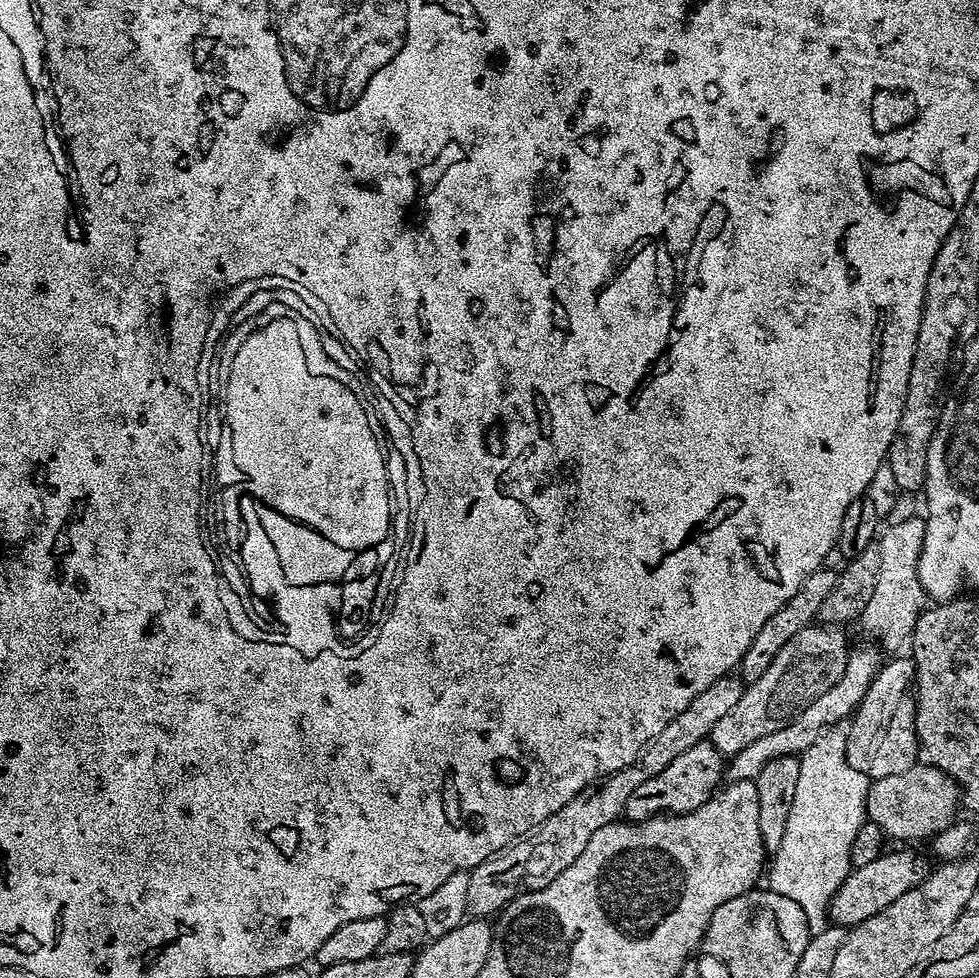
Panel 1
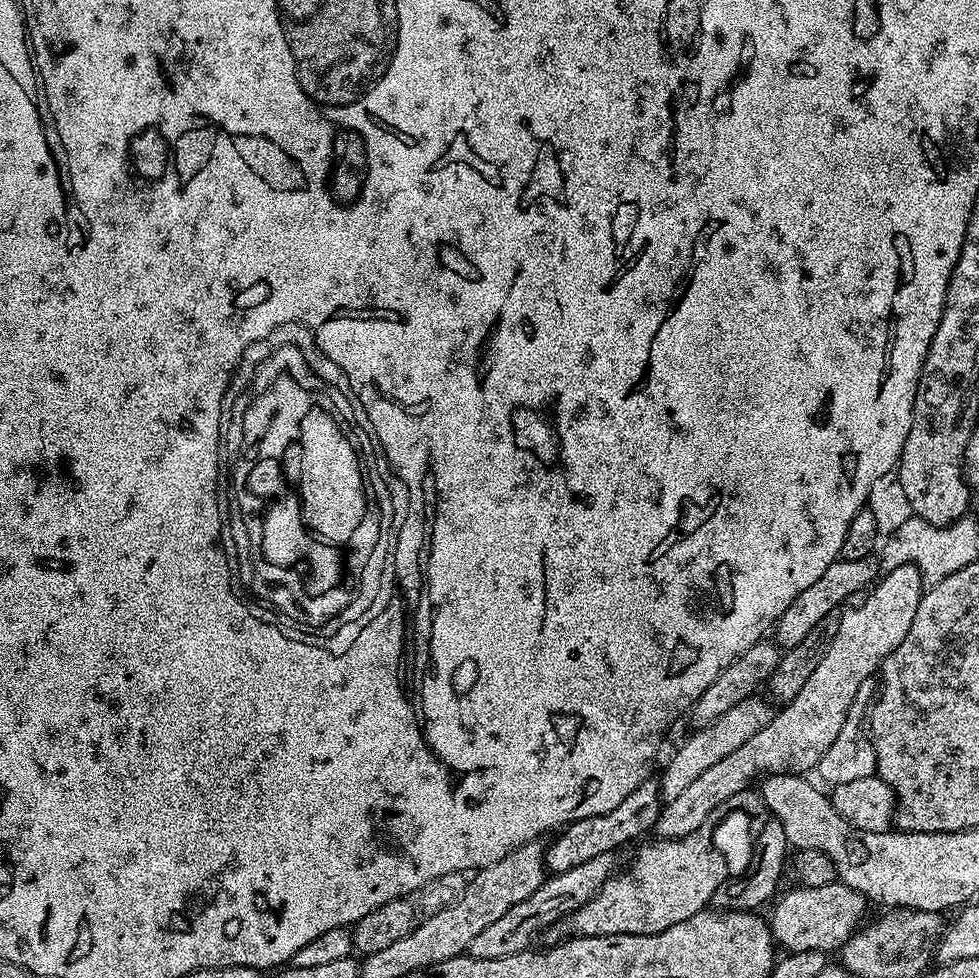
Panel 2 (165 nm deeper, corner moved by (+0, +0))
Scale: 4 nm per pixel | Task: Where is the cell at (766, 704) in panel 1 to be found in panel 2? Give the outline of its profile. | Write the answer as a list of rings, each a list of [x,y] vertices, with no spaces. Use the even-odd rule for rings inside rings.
[[[759,695],[746,698],[742,702],[738,702],[738,706],[726,710],[726,714],[722,714],[722,718],[710,722],[710,726],[697,728],[691,733],[693,736],[669,758],[664,773],[658,776],[658,796],[661,801],[667,802],[678,798],[678,794],[682,794],[682,790],[686,790],[686,786],[690,786],[690,782],[694,782],[694,778],[699,778],[705,770],[710,770],[710,766],[714,766],[714,762],[722,762],[722,758],[726,758],[726,754],[738,750],[738,746],[742,746],[742,742],[754,738],[754,734],[758,734],[758,730],[762,730],[762,726],[770,723],[774,715],[774,708],[771,708],[773,705],[767,699],[765,699],[766,701],[760,699]]]

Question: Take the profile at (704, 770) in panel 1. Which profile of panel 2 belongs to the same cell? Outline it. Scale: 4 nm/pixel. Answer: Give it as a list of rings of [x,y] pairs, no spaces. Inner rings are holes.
[[[649,778],[647,780],[643,780],[641,784],[634,790],[634,794],[626,794],[626,798],[623,802],[620,803],[619,806],[614,806],[614,810],[606,810],[606,814],[598,814],[597,816],[591,816],[590,818],[582,818],[581,820],[576,820],[574,823],[567,825],[559,833],[560,836],[557,838],[556,841],[553,842],[551,845],[550,843],[547,845],[546,851],[544,853],[544,863],[546,865],[547,871],[549,873],[555,874],[557,872],[568,872],[572,868],[577,868],[578,866],[582,866],[582,862],[590,862],[590,858],[598,858],[598,854],[606,854],[607,852],[616,852],[617,850],[620,850],[620,847],[623,846],[623,844],[628,844],[631,842],[631,840],[639,841],[641,838],[639,836],[644,836],[647,834],[647,832],[651,833],[653,829],[656,827],[656,818],[658,815],[658,784],[655,779]]]

